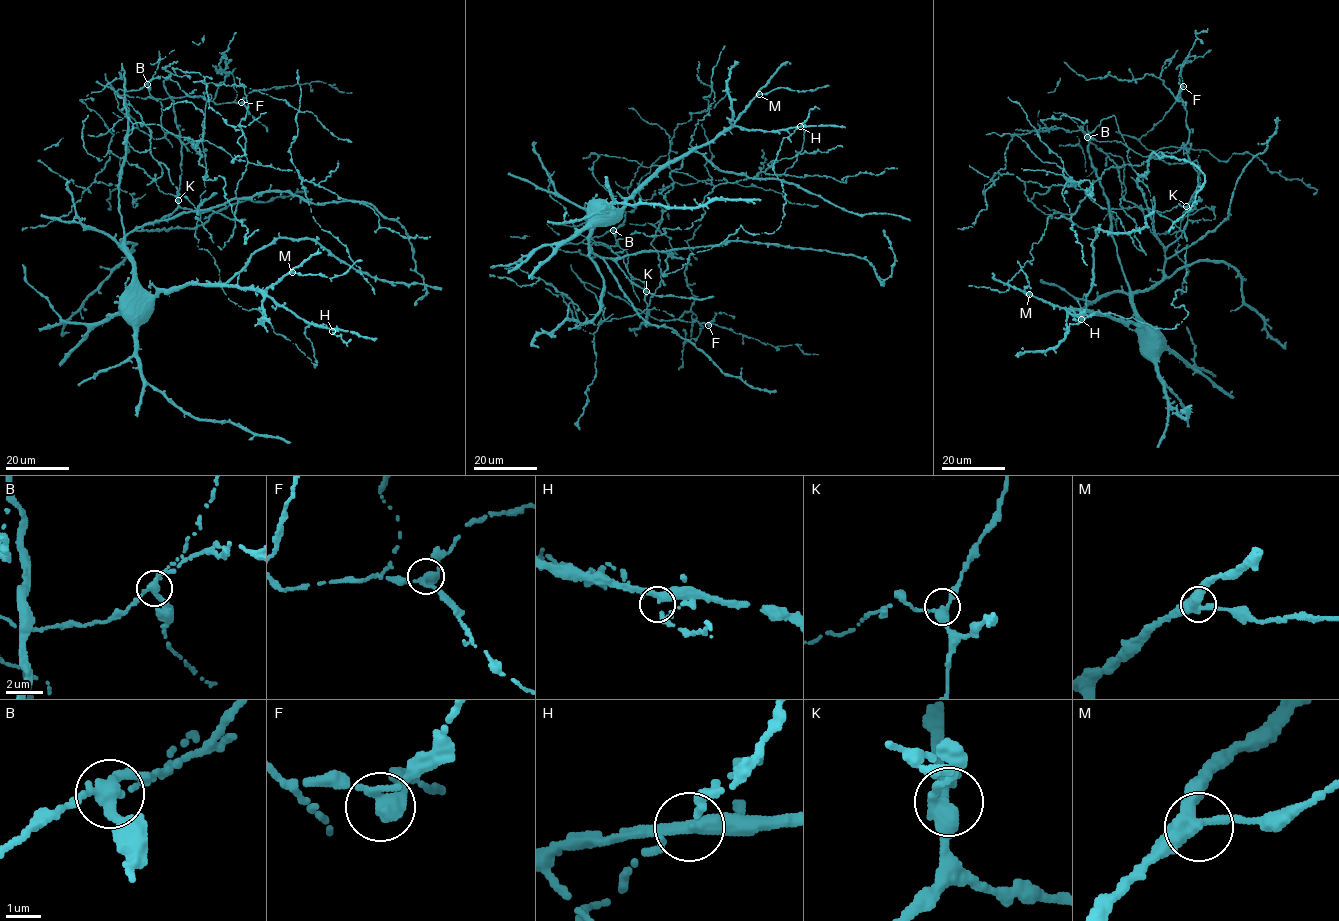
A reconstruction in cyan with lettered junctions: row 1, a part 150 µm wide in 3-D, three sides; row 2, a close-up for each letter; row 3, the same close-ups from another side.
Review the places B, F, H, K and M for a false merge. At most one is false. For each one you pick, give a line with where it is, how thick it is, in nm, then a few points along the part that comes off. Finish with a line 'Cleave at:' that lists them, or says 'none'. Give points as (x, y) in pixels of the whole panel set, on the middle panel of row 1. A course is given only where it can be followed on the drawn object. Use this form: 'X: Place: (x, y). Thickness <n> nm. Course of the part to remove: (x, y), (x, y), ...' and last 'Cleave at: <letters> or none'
B: Place: (613, 230). Thickness 320 nm. Course of the part to remove: (613, 230), (616, 242), (628, 257), (627, 267), (639, 301)
Cleave at: B

